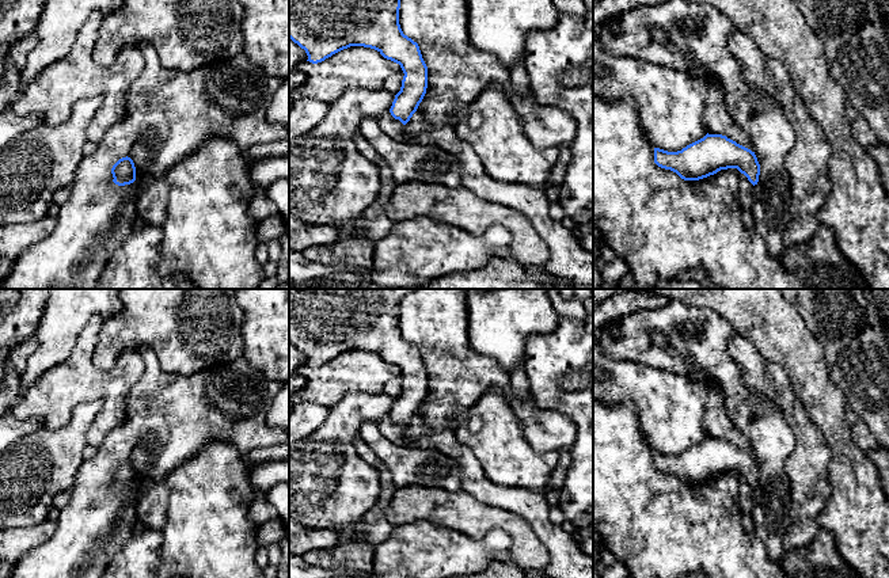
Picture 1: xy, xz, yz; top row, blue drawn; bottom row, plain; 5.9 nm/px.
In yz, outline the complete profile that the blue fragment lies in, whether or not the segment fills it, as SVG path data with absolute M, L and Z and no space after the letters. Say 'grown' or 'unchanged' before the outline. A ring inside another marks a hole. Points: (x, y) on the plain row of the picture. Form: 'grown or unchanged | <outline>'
grown | M706 438L681 455L668 456L654 452L654 467L676 476L684 484L699 484L721 474L737 472L738 506L751 514L753 493L759 486L760 468L755 456L722 438Z

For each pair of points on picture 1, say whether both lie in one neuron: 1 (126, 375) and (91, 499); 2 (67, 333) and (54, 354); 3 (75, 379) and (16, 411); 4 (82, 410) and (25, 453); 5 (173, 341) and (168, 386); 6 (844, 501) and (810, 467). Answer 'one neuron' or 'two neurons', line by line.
1: two neurons
2: one neuron
3: one neuron
4: one neuron
5: two neurons
6: two neurons

